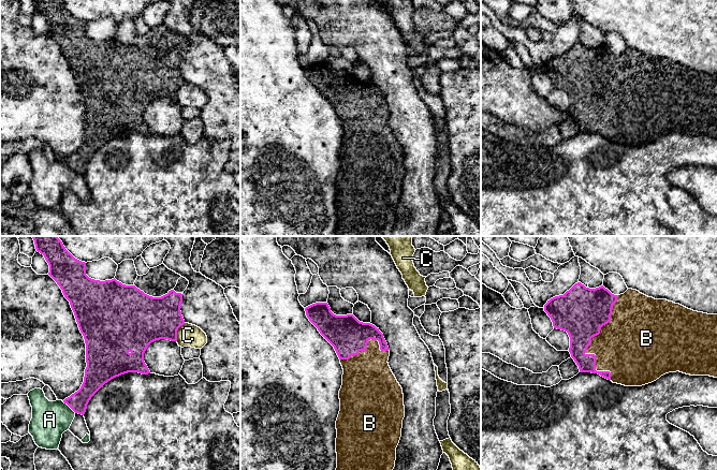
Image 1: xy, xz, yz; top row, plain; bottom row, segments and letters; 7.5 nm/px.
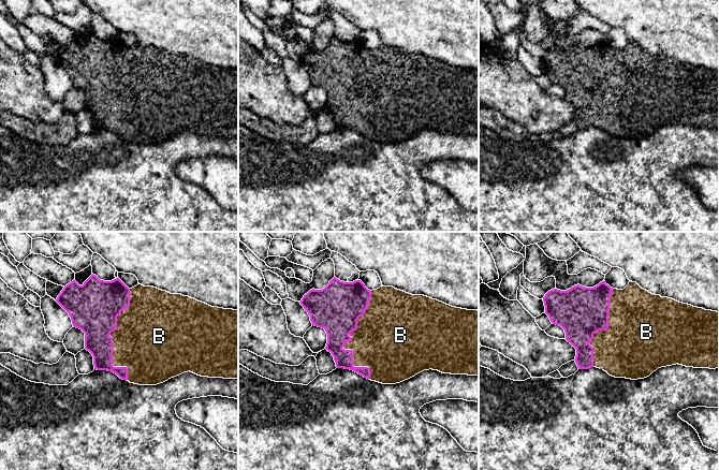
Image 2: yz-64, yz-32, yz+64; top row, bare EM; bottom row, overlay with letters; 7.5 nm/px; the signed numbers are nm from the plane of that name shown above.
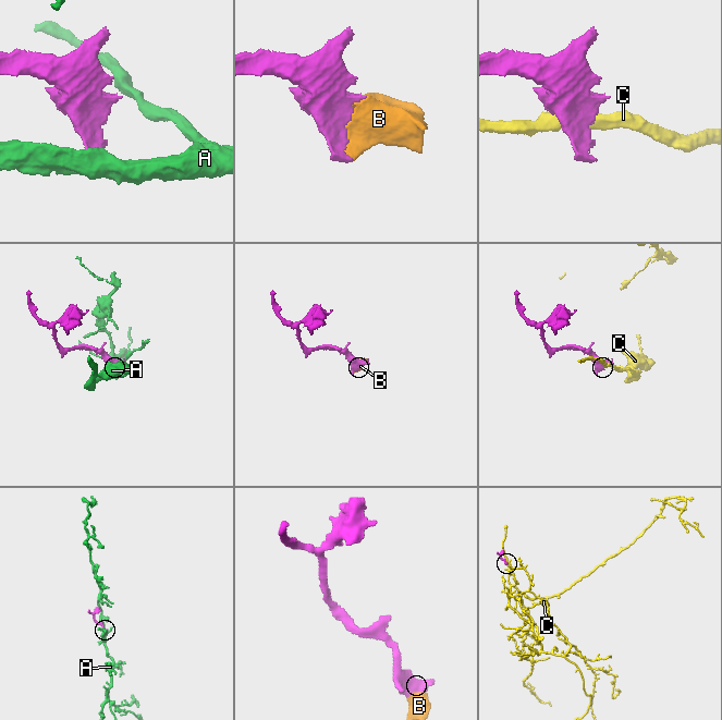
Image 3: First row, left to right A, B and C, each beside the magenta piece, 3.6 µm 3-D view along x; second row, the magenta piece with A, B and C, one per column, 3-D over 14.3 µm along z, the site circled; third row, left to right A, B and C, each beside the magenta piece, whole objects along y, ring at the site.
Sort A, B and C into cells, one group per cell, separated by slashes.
A / B / C

